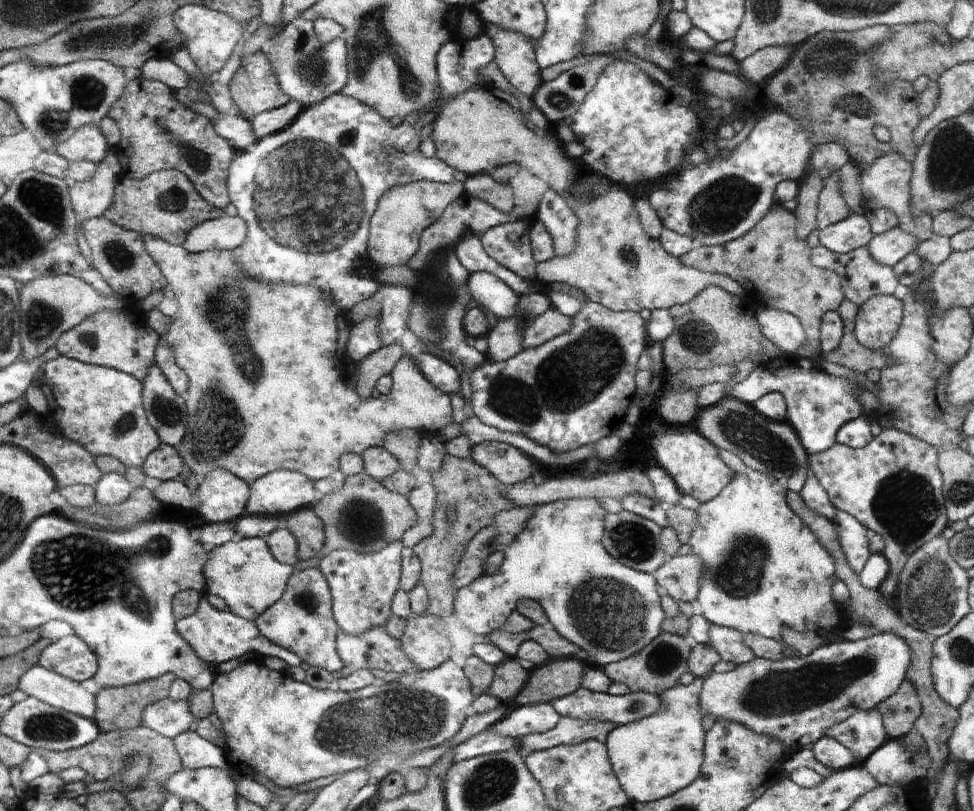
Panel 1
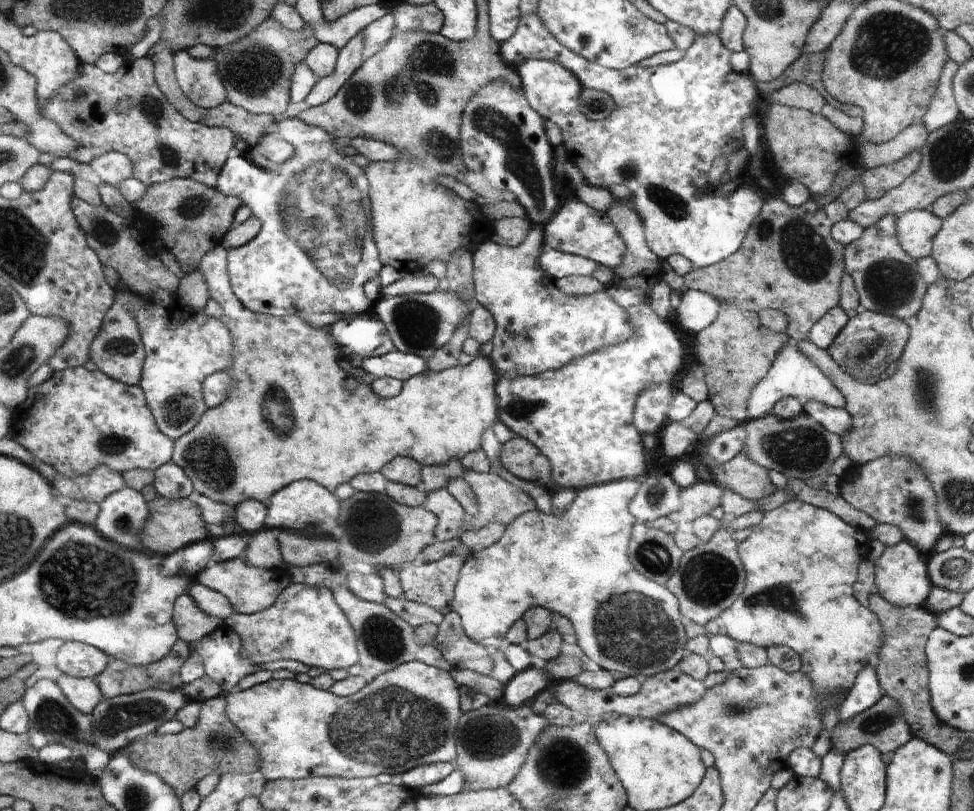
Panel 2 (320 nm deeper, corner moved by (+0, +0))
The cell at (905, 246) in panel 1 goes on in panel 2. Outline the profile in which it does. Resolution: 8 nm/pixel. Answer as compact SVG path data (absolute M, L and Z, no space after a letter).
M927 209L909 210L897 216L897 237L903 249L919 260L931 256L934 238L942 226L943 220Z

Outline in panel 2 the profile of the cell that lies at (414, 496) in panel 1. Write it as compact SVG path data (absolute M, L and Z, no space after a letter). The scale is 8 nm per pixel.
M446 489L434 491L427 495L423 507L427 511L432 511L439 519L435 540L446 542L459 538L466 511L455 495Z

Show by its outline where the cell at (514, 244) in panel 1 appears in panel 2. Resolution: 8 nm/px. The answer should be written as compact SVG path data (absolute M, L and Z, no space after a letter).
M495 78L488 82L476 96L472 97L463 110L462 128L459 130L459 141L462 152L463 165L472 172L480 171L485 174L486 180L492 186L509 190L515 195L517 201L525 208L526 218L532 224L544 226L550 216L558 208L558 200L552 192L552 156L554 150L548 144L544 120L538 116L537 111L529 102L522 86L514 86L503 78Z

